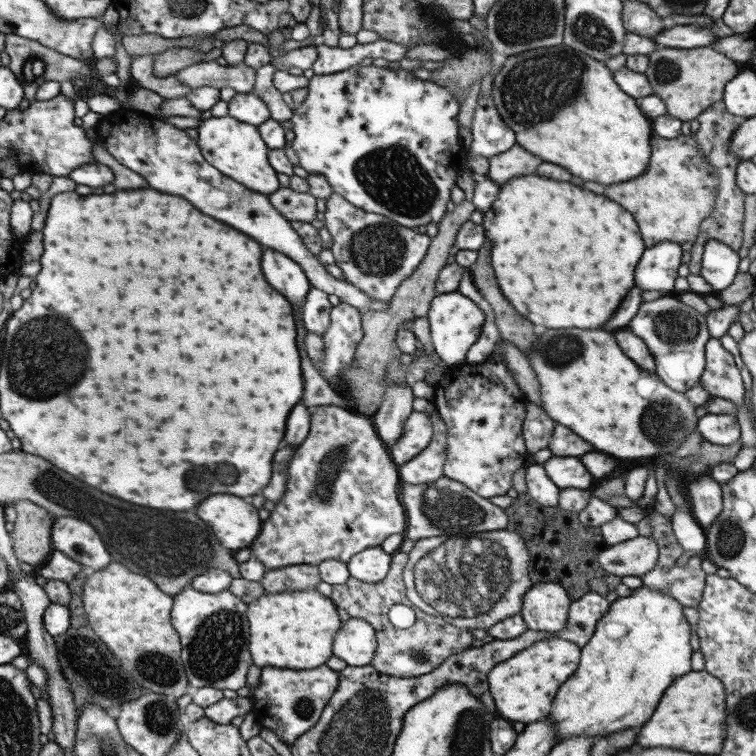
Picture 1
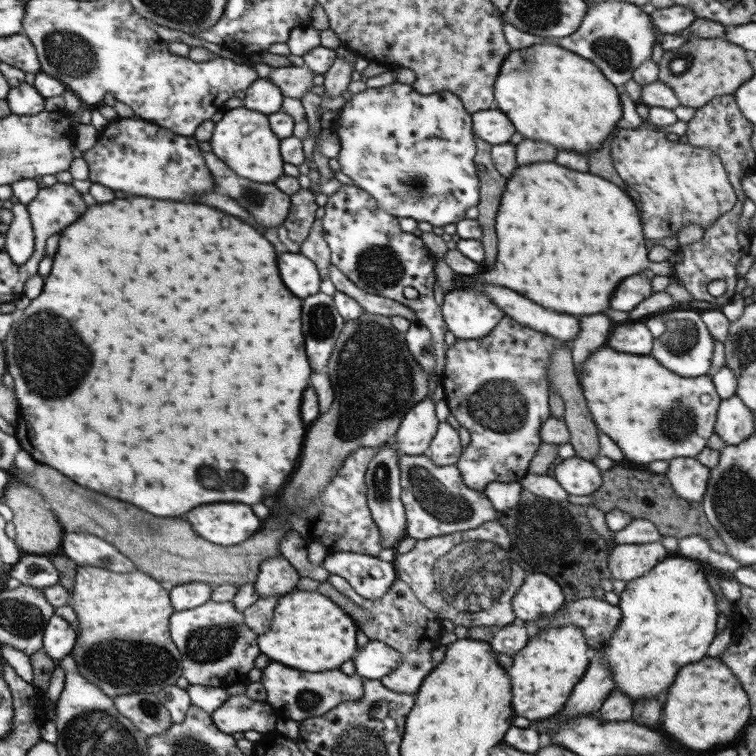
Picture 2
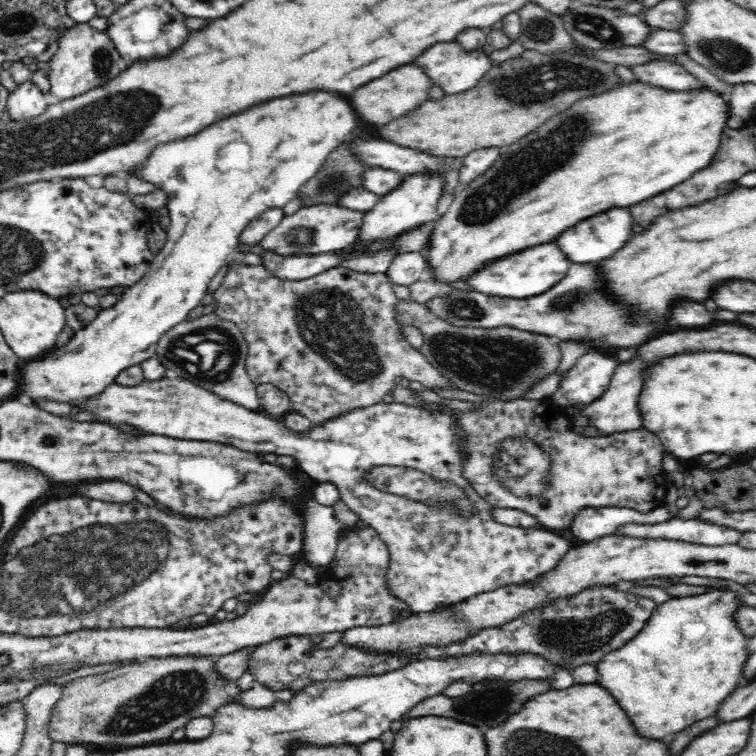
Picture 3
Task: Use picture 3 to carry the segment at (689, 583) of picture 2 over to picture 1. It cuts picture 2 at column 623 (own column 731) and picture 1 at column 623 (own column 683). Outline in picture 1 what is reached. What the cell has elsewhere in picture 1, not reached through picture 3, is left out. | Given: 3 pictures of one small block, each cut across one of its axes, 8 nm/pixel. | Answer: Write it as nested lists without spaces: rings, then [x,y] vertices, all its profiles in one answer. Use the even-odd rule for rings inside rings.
[[[642,585],[632,594],[618,597],[611,602],[608,612],[598,622],[594,635],[580,654],[578,670],[560,686],[552,708],[548,712],[548,720],[556,728],[556,738],[566,740],[574,736],[606,736],[610,732],[628,730],[634,726],[642,726],[648,722],[652,712],[656,710],[664,690],[680,676],[692,670],[690,646],[691,626],[683,616],[682,604],[670,598],[666,592],[652,590]]]

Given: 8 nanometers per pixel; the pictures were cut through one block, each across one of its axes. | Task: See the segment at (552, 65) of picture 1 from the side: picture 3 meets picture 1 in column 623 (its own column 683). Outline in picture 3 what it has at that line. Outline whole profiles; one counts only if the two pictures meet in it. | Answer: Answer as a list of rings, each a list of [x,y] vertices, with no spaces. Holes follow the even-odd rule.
[[[630,82],[630,84],[620,84],[620,86],[612,88],[612,90],[606,90],[606,92],[596,94],[596,96],[580,98],[580,102],[574,102],[572,108],[556,114],[544,126],[534,130],[532,134],[526,134],[524,138],[520,138],[518,142],[514,142],[510,146],[500,147],[502,153],[498,160],[486,172],[477,176],[464,190],[461,190],[454,196],[445,214],[435,221],[434,228],[430,234],[430,242],[428,242],[429,258],[427,260],[427,270],[430,272],[430,276],[438,283],[457,282],[462,280],[464,276],[472,274],[474,270],[478,270],[480,266],[484,266],[486,262],[492,262],[496,258],[502,258],[502,256],[518,252],[518,250],[524,250],[528,246],[552,242],[554,238],[558,238],[560,232],[564,232],[566,228],[570,228],[576,222],[584,220],[584,216],[594,216],[594,214],[606,212],[610,208],[632,206],[632,204],[638,204],[642,200],[648,200],[648,198],[652,198],[656,194],[662,194],[664,190],[670,190],[670,188],[682,184],[684,180],[690,178],[690,174],[702,170],[704,166],[708,166],[712,162],[712,158],[718,152],[718,146],[720,146],[719,143],[723,138],[724,129],[727,127],[726,118],[728,118],[727,94],[714,93],[714,91],[710,91],[705,86],[704,89],[672,92],[672,90],[664,90],[660,86]]]

